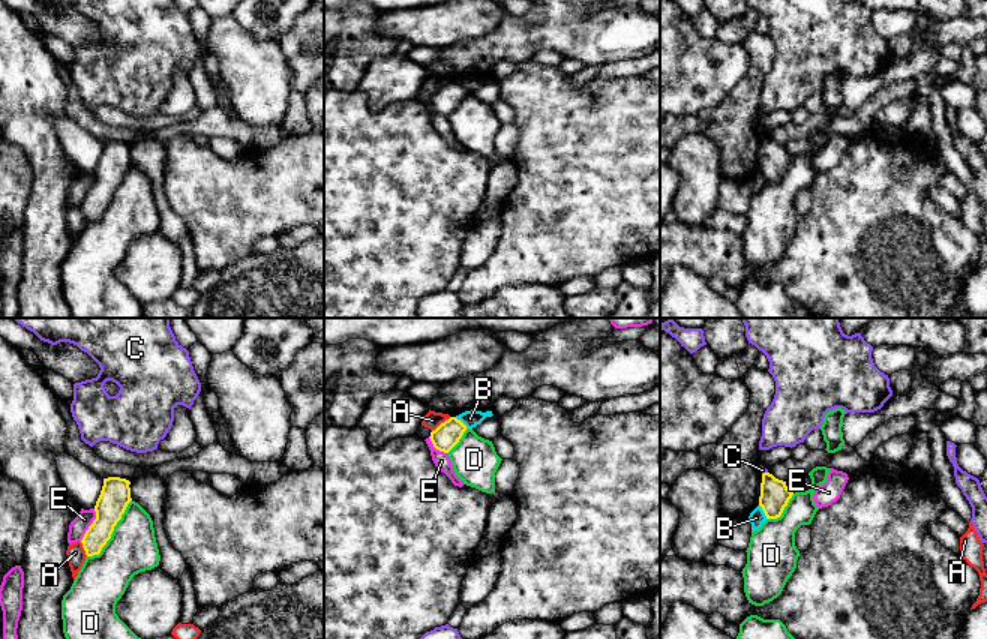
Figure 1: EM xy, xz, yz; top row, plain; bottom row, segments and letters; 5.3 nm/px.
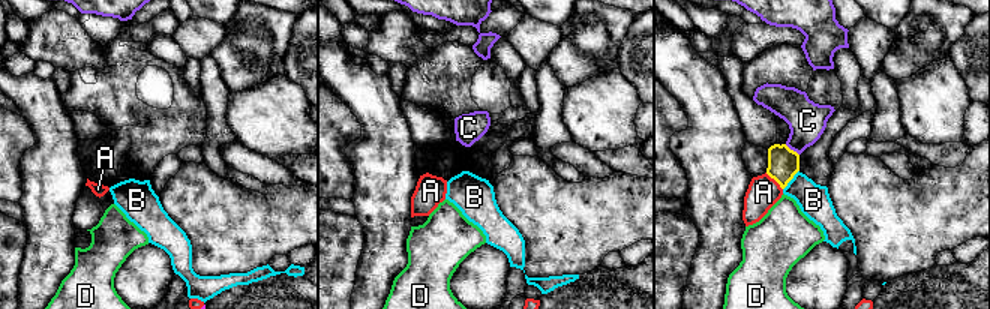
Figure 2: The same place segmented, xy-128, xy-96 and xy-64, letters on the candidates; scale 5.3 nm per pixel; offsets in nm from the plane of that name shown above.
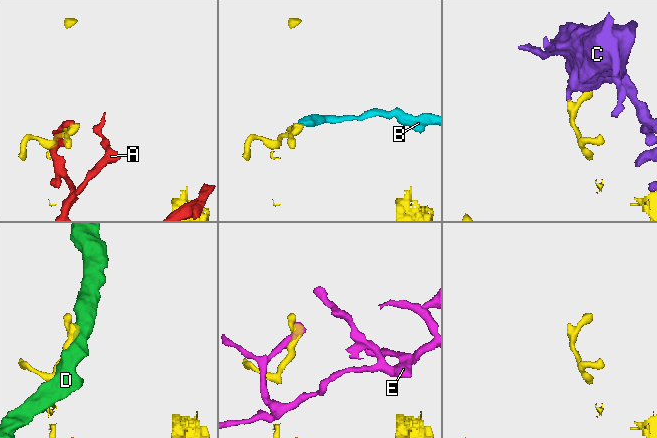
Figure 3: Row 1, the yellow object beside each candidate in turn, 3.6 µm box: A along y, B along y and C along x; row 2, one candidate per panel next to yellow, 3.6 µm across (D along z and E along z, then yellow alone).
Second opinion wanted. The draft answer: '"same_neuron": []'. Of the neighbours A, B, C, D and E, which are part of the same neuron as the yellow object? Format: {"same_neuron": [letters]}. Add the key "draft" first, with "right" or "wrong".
{"draft": "right", "same_neuron": []}

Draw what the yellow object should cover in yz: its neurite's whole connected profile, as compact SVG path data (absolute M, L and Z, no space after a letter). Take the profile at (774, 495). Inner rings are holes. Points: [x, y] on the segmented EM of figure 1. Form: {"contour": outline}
{"contour": "M770 472L762 474L759 506L766 519L780 518L792 495L794 492L788 489L786 482L776 478Z"}

